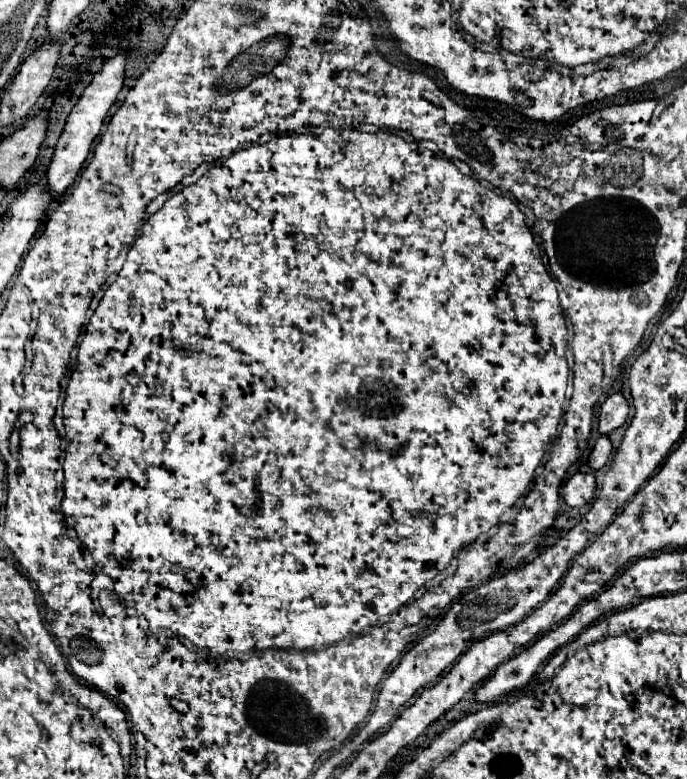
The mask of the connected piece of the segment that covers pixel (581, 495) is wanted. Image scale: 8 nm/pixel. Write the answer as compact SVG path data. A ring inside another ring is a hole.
M577 473L563 485L563 499L569 507L585 507L593 501L597 483L591 473Z

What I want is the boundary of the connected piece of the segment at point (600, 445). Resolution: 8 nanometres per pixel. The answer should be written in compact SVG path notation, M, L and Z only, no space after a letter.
M601 435L601 437L597 439L591 455L589 455L589 465L591 465L591 469L601 469L601 467L605 467L607 461L609 461L609 457L611 457L611 451L613 451L613 445L611 445L609 437L607 437L607 435Z

